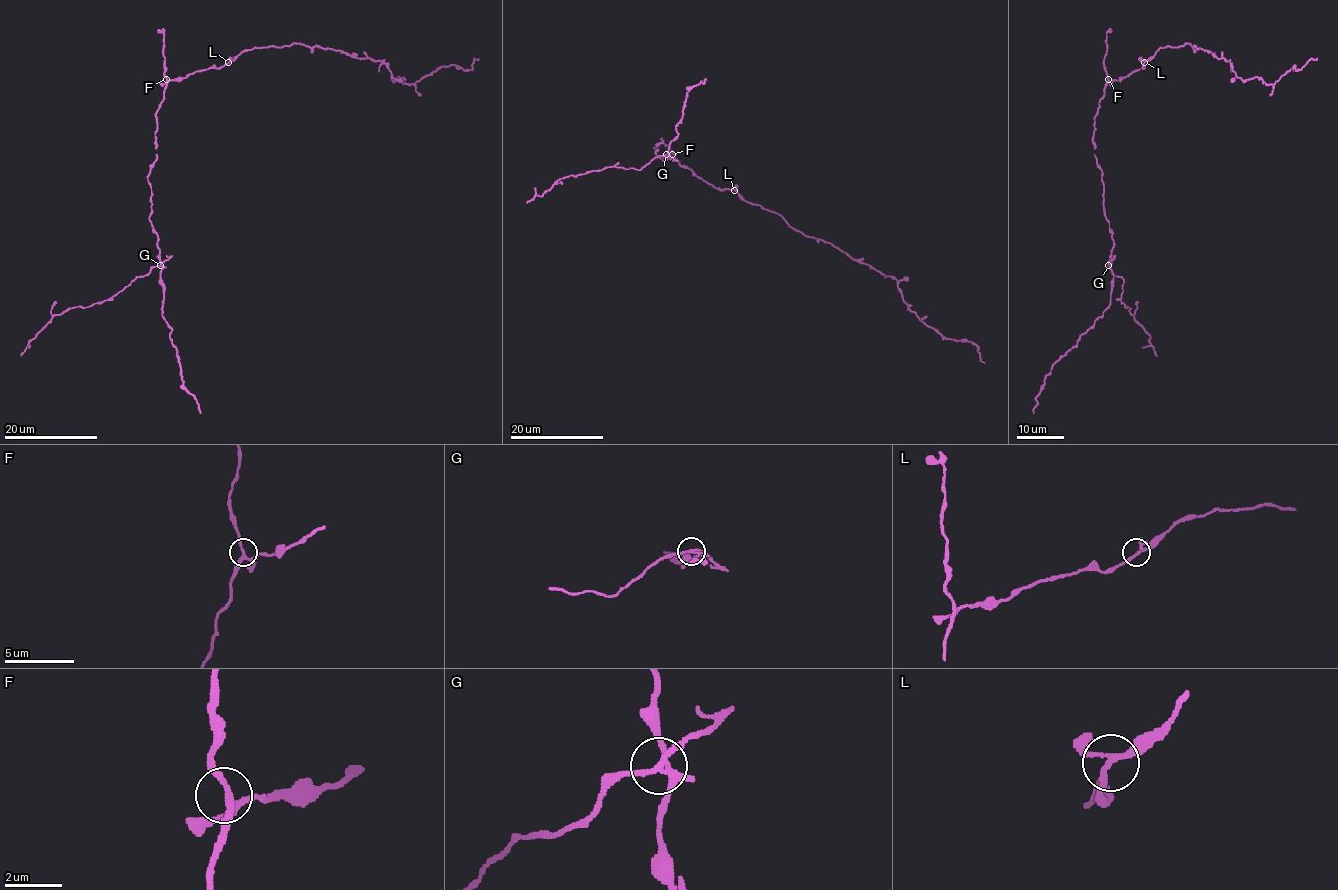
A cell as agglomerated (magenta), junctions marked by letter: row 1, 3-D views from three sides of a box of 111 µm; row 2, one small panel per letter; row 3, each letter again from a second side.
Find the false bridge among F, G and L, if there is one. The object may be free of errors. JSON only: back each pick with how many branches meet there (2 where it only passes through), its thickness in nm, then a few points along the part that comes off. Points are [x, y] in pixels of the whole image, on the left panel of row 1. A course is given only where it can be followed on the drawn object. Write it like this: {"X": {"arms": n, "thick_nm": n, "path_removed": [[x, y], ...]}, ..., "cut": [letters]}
{"G": {"arms": 5, "thick_nm": 190, "path_removed": [[160, 265], [107, 299], [85, 307], [66, 309], [54, 316], [21, 355]]}, "cut": ["G"]}

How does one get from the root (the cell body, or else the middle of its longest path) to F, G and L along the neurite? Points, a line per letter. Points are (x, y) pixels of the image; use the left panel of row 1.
F: (180, 78), (166, 79)
G: (180, 78), (166, 83), (155, 114), (157, 158), (147, 176), (152, 203), (150, 221), (158, 236), (160, 265)
L: (180, 78), (199, 70), (221, 68), (228, 62)

